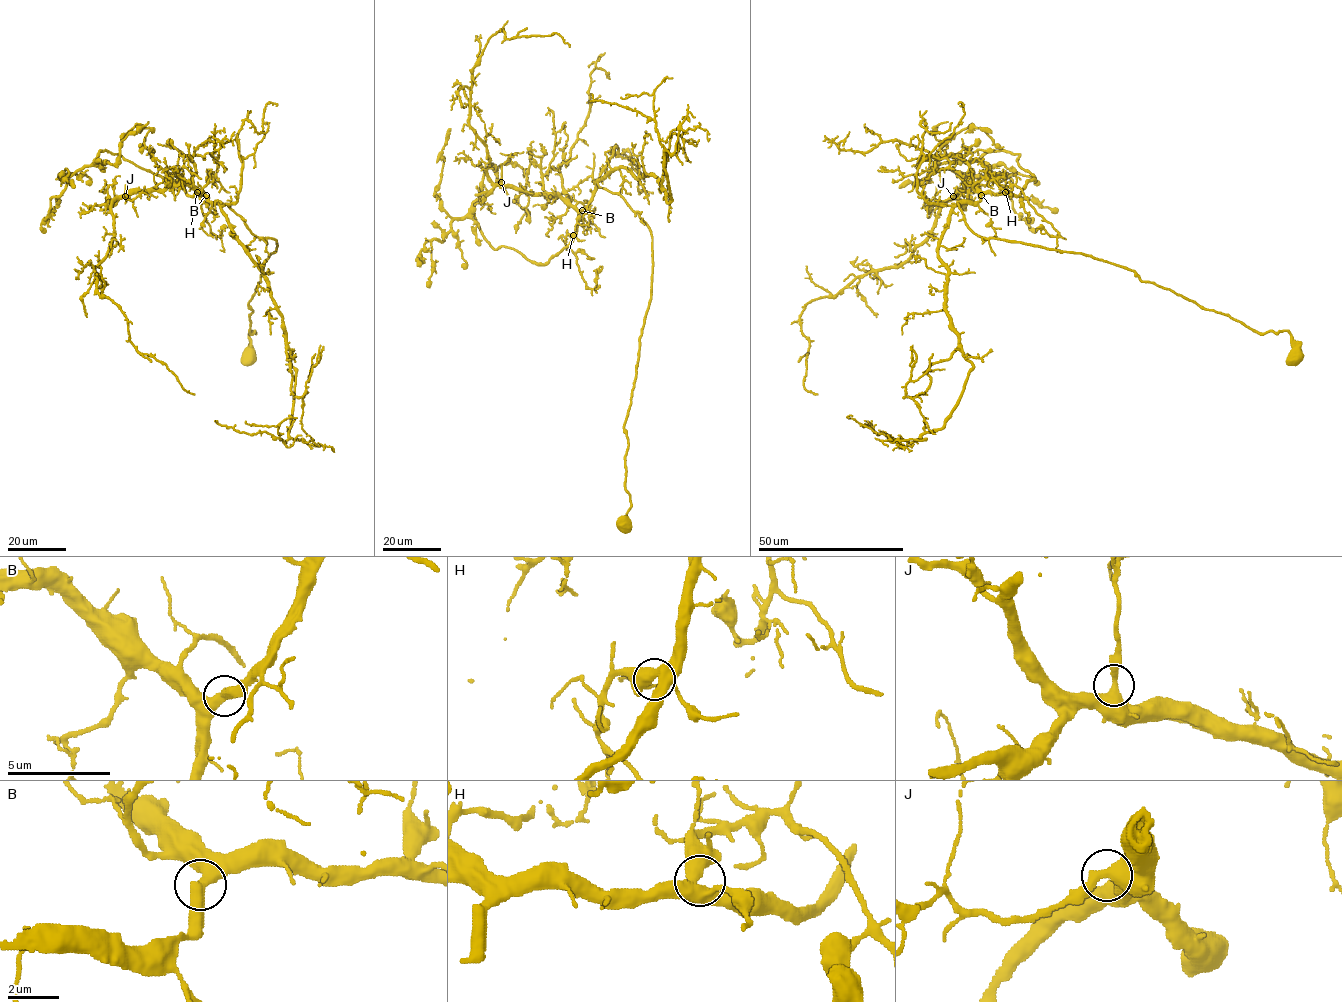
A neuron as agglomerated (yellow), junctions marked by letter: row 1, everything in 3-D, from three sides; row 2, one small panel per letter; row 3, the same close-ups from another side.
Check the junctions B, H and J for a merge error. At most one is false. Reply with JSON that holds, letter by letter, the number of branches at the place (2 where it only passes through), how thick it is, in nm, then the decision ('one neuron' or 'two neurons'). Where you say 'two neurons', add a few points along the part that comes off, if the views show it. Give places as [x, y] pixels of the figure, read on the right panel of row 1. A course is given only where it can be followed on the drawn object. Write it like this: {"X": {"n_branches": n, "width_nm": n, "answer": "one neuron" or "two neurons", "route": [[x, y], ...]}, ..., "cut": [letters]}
{"B": {"n_branches": 2, "width_nm": 480, "answer": "one neuron"}, "H": {"n_branches": 2, "width_nm": 500, "answer": "one neuron"}, "J": {"n_branches": 2, "width_nm": 500, "answer": "one neuron"}, "cut": []}

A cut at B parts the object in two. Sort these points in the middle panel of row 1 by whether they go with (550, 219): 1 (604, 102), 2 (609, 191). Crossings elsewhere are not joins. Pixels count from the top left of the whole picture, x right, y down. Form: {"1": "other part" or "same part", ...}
{"1": "other part", "2": "other part"}

